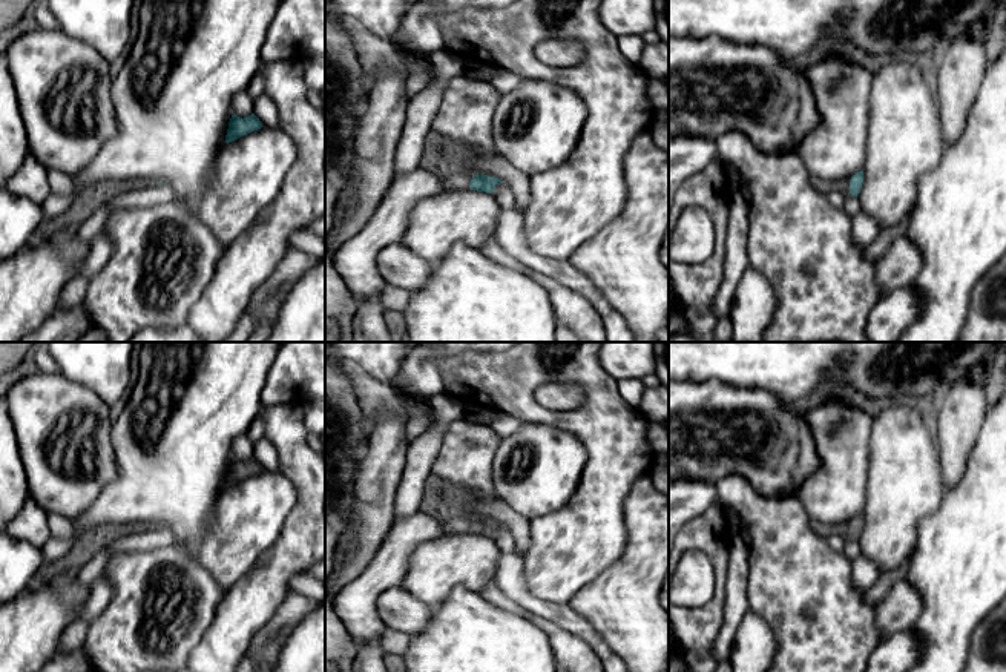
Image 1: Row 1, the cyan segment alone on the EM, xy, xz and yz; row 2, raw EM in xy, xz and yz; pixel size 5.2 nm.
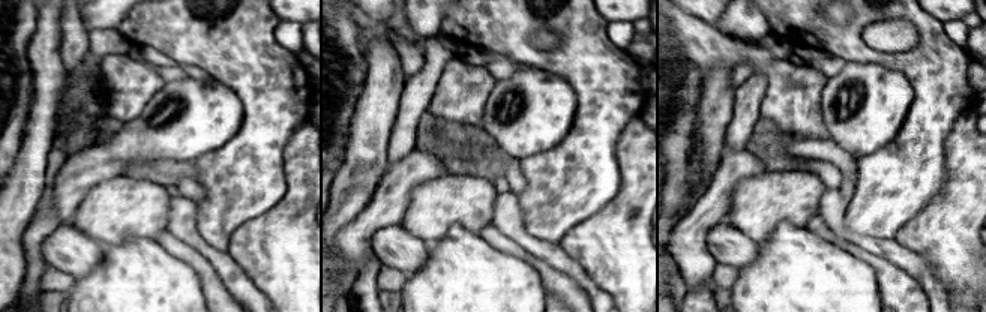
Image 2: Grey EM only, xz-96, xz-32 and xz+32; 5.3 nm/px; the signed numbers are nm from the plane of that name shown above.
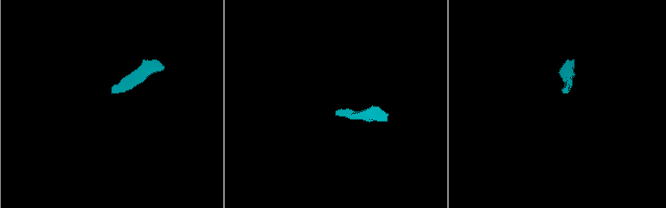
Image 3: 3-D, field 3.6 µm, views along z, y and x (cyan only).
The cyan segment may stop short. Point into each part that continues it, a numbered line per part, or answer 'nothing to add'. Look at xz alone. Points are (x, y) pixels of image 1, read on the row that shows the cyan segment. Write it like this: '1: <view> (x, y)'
1: xz (448, 160)

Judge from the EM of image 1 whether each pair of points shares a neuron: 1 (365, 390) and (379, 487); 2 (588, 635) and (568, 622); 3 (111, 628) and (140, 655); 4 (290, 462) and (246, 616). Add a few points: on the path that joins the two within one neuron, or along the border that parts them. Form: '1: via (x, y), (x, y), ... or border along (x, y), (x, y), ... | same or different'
1: border along (405, 421), (384, 413), (373, 424) | different
2: via (583, 631), (572, 622) | same
3: via (118, 635), (132, 648) | same
4: via (307, 500), (307, 536), (273, 569), (270, 577) | same

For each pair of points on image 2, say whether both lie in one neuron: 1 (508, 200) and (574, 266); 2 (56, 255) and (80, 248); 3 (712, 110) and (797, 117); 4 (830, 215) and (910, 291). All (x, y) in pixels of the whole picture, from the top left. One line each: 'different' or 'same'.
1: same
2: same
3: different
4: different

